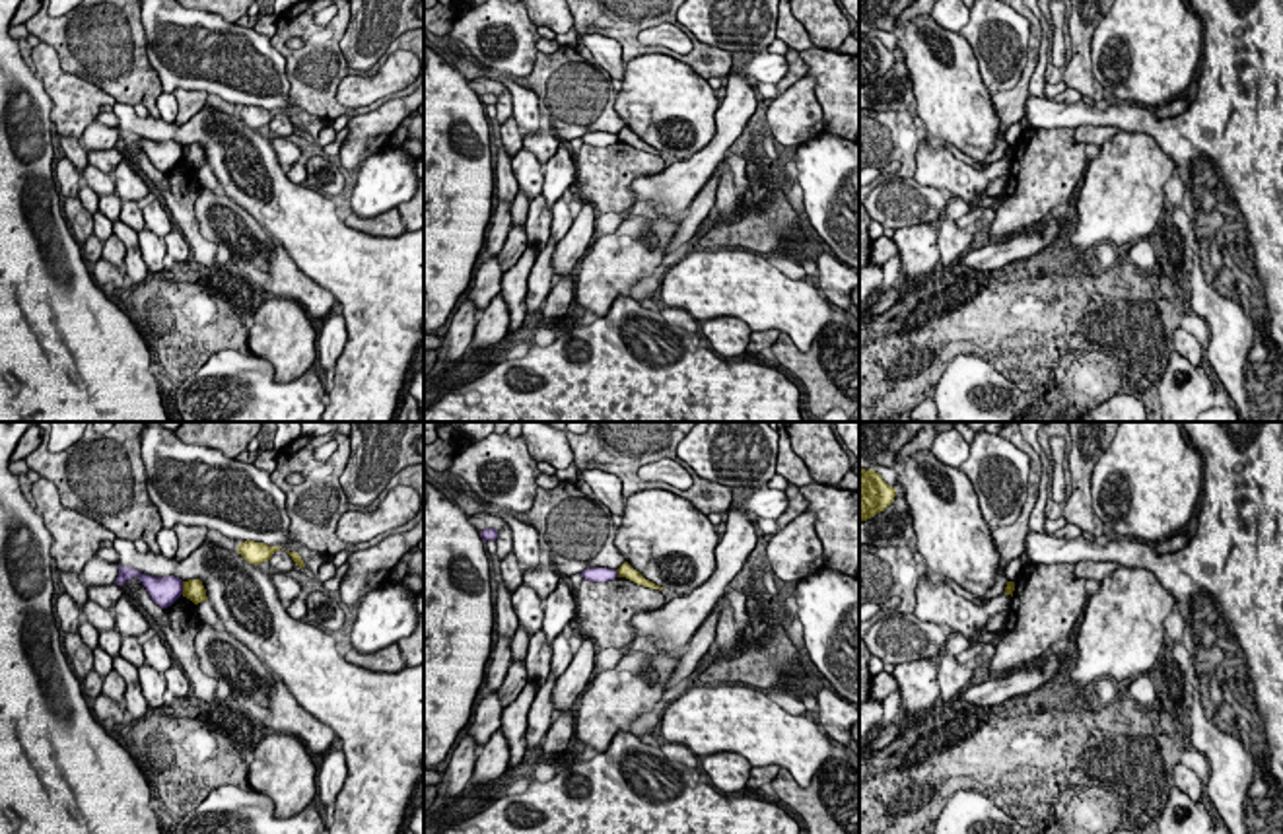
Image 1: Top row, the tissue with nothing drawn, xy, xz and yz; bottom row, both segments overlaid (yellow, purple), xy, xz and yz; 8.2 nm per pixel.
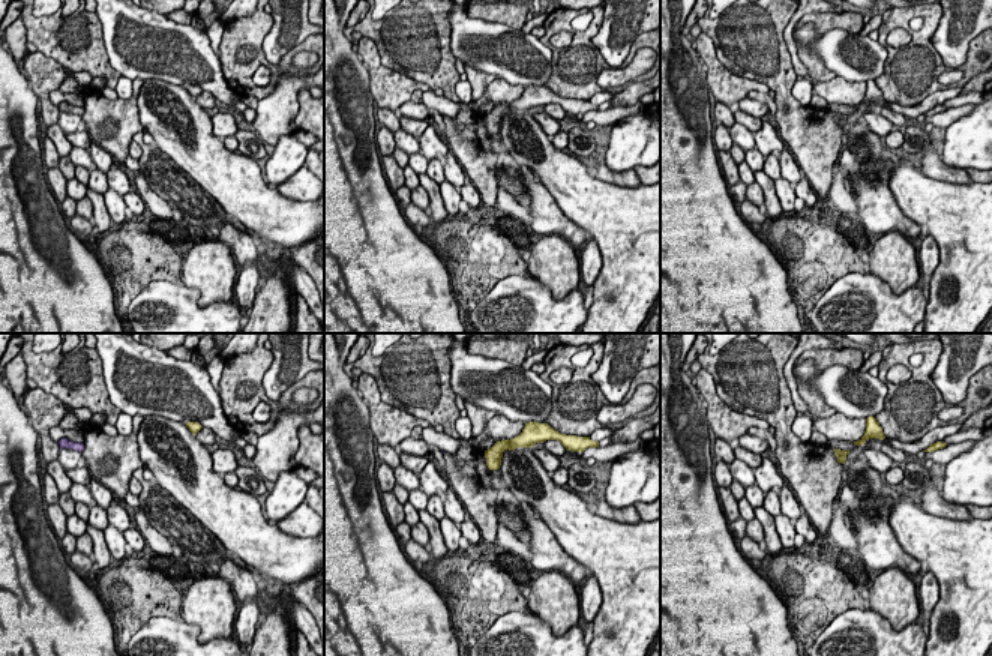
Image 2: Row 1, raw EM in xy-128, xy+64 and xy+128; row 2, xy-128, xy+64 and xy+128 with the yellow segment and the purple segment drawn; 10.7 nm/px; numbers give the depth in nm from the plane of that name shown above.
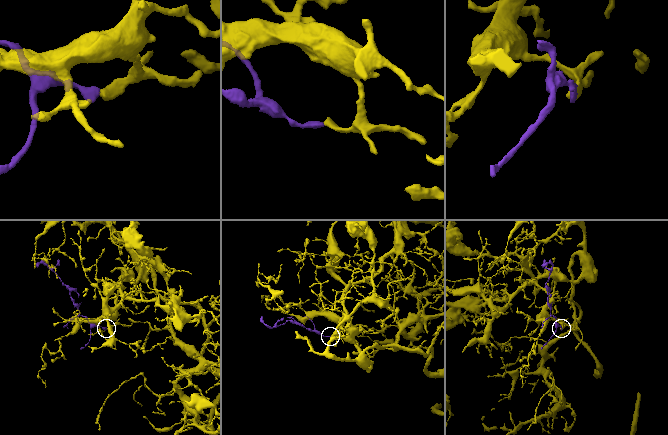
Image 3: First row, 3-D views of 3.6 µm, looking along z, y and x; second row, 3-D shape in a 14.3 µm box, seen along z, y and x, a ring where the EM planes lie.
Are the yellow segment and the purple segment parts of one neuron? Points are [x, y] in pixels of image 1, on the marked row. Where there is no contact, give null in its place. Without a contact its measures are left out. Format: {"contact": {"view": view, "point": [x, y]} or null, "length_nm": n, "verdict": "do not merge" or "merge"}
{"contact": {"view": "xy", "point": [183, 588]}, "length_nm": 110, "verdict": "do not merge"}

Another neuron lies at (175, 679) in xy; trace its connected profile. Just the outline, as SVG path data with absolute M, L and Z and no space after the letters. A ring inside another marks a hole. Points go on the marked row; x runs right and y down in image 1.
M181 667L167 669L163 677L165 677L167 690L175 698L185 698L191 692L191 682Z

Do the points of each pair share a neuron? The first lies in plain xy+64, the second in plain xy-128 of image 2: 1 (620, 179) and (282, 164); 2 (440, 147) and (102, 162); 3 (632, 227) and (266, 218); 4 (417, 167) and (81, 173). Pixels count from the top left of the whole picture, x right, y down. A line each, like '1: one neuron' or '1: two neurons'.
1: two neurons
2: one neuron
3: one neuron
4: one neuron

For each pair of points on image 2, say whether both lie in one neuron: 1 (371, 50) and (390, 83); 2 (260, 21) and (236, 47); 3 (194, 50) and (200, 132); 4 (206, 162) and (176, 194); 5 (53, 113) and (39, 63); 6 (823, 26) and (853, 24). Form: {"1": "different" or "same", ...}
{"1": "same", "2": "same", "3": "different", "4": "different", "5": "same", "6": "same"}

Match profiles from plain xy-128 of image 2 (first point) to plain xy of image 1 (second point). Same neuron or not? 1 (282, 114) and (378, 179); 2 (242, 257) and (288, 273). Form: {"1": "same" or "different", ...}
{"1": "different", "2": "same"}

